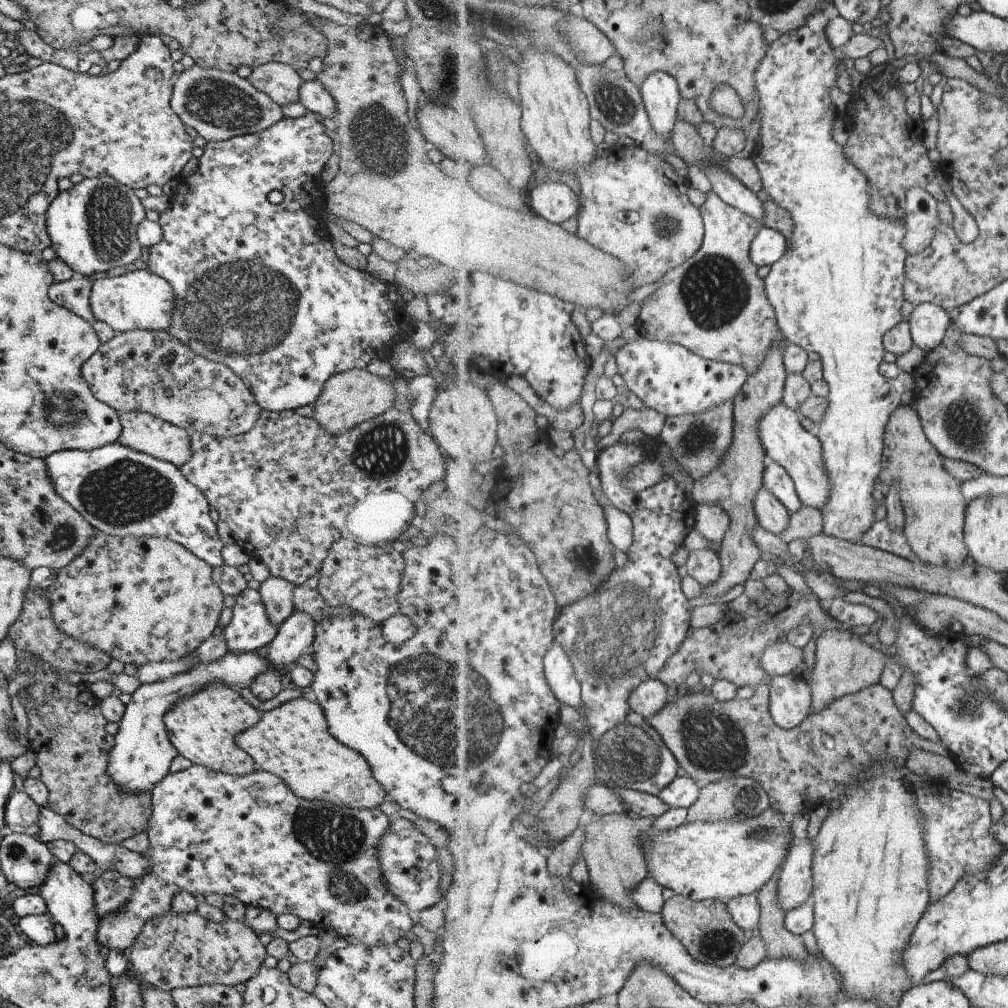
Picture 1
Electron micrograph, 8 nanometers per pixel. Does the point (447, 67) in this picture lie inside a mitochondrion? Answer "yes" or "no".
yes

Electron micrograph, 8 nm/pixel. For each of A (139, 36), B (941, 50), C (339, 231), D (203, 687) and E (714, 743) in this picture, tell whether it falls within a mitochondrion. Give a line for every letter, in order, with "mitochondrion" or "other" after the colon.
A: other
B: other
C: other
D: other
E: mitochondrion

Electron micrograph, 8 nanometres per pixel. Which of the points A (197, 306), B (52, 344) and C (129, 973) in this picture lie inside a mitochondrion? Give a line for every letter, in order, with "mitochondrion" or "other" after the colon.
A: mitochondrion
B: other
C: other

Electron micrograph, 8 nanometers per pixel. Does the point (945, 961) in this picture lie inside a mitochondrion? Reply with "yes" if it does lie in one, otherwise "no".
no

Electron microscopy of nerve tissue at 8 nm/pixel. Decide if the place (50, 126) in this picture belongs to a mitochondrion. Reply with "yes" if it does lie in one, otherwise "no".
yes

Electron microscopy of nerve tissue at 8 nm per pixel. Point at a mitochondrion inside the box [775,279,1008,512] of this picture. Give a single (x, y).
(963, 422)

